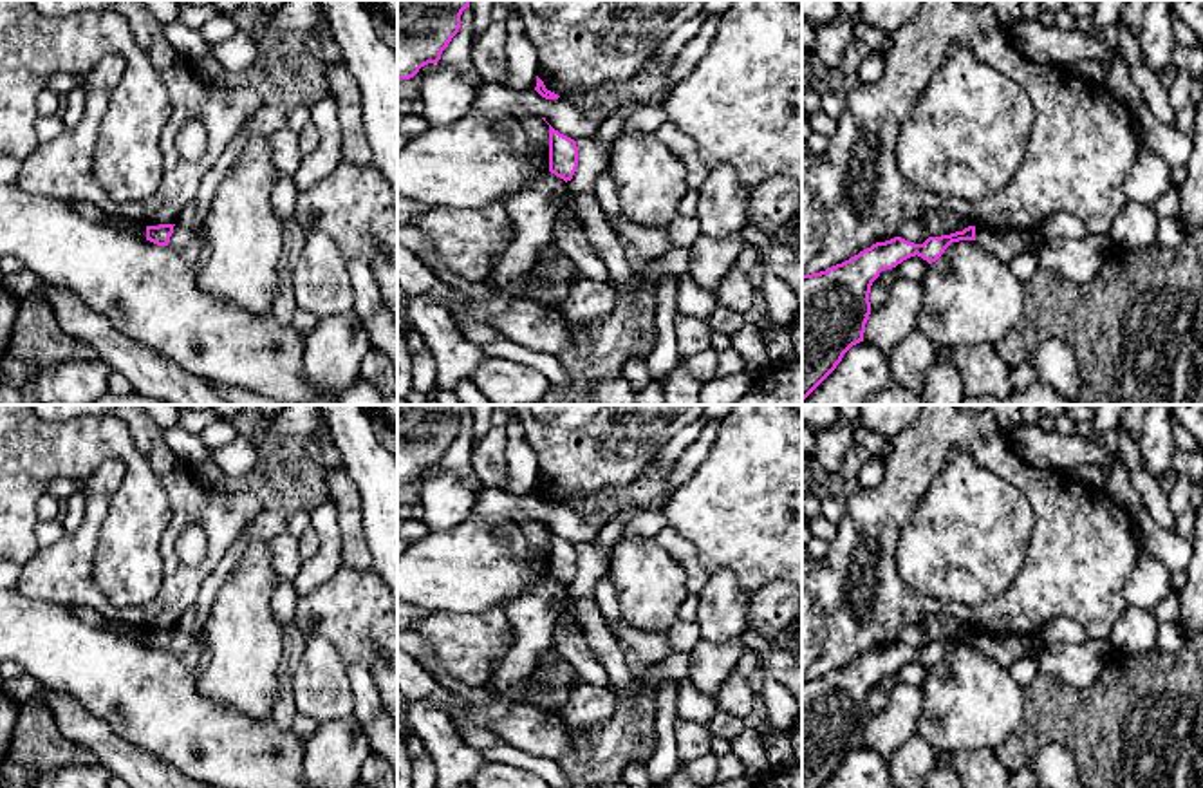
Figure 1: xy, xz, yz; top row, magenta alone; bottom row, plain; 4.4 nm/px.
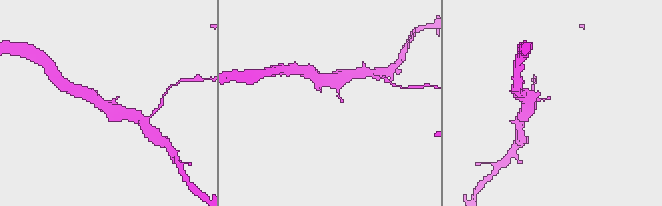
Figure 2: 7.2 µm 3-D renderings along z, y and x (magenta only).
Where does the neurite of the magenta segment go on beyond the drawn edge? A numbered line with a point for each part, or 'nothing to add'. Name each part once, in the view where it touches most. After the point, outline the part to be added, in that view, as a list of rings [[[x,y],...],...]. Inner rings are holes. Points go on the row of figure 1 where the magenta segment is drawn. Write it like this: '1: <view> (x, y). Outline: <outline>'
nothing to add

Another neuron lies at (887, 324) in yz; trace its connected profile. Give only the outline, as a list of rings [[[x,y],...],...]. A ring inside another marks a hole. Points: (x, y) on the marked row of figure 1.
[[[896,278],[885,304],[871,309],[863,340],[889,352],[907,333],[916,329],[921,302],[921,282]]]

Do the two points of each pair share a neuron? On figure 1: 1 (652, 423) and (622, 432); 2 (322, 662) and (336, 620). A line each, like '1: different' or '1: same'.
1: same
2: different

